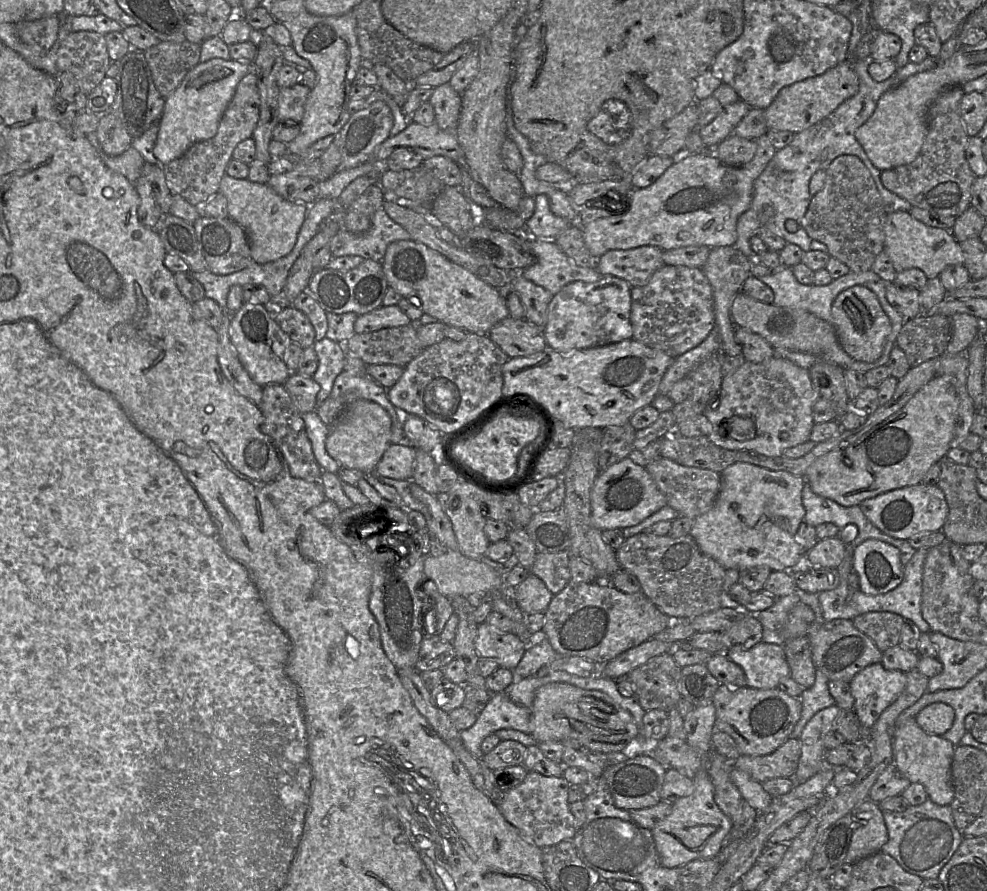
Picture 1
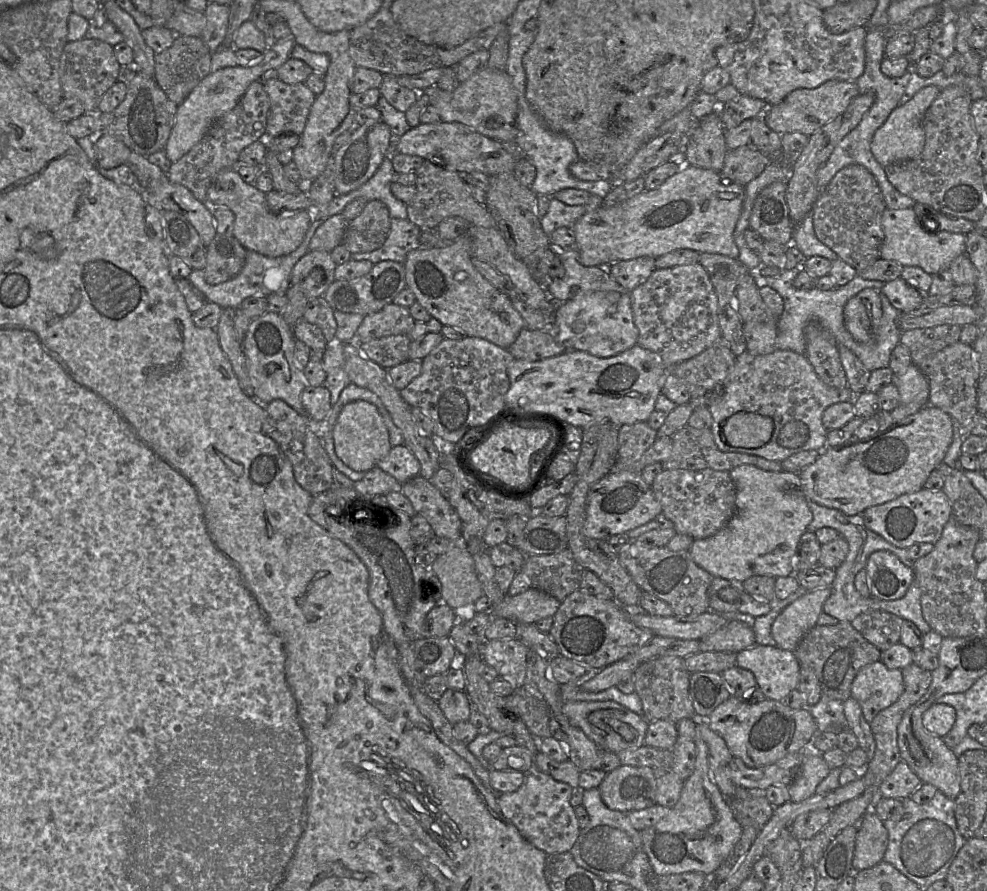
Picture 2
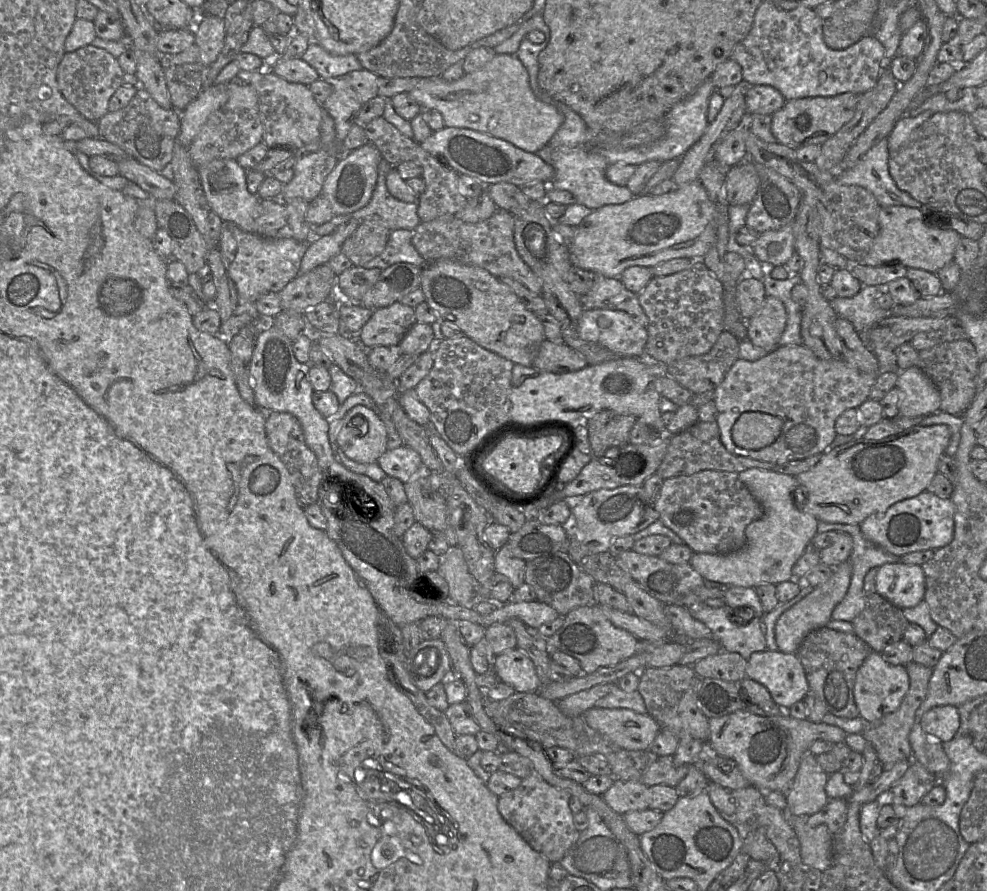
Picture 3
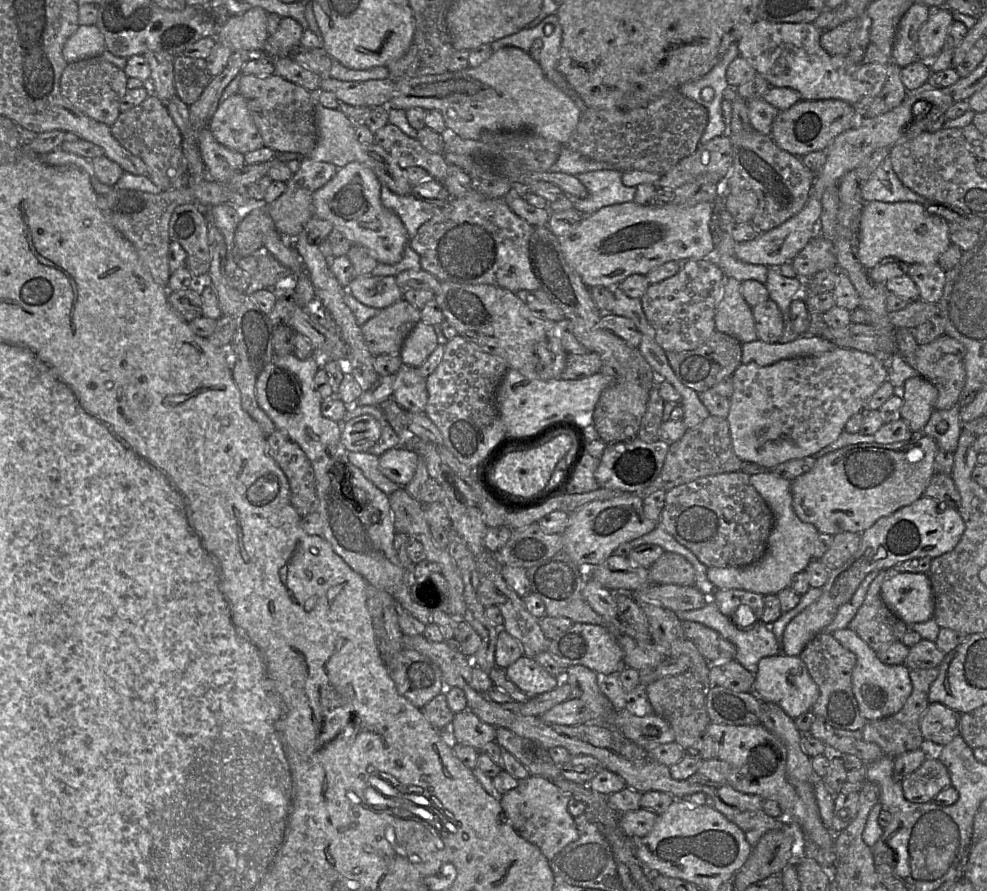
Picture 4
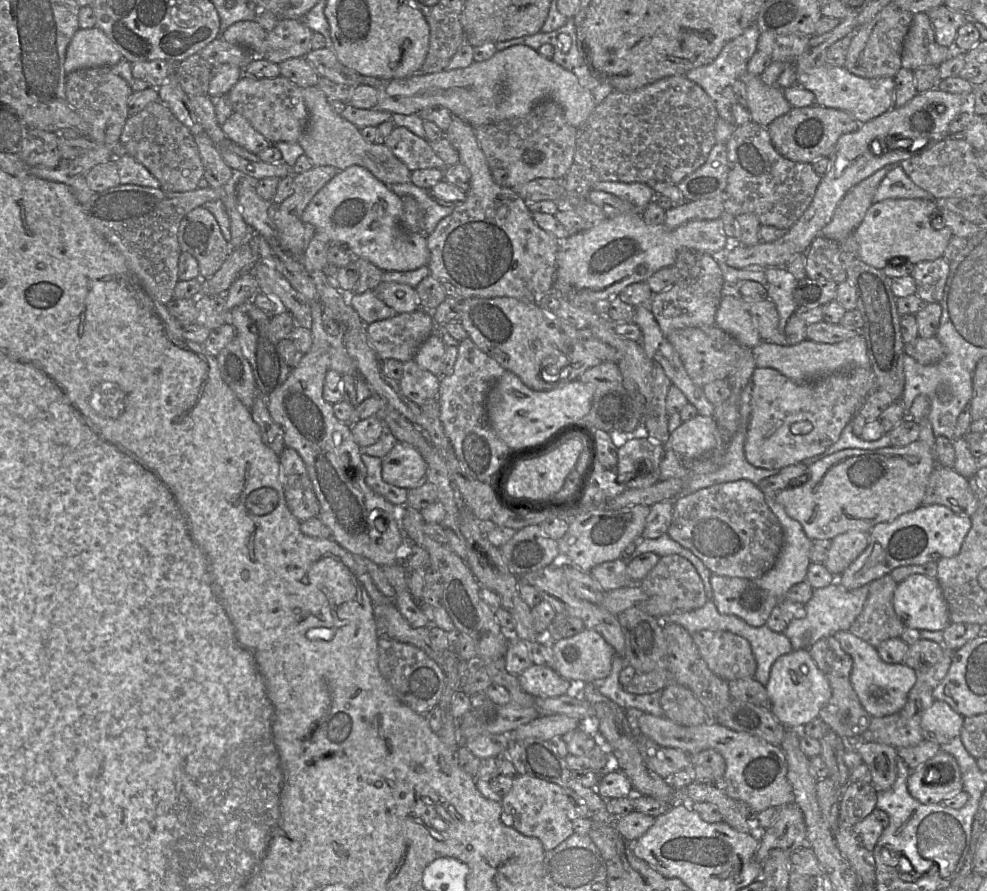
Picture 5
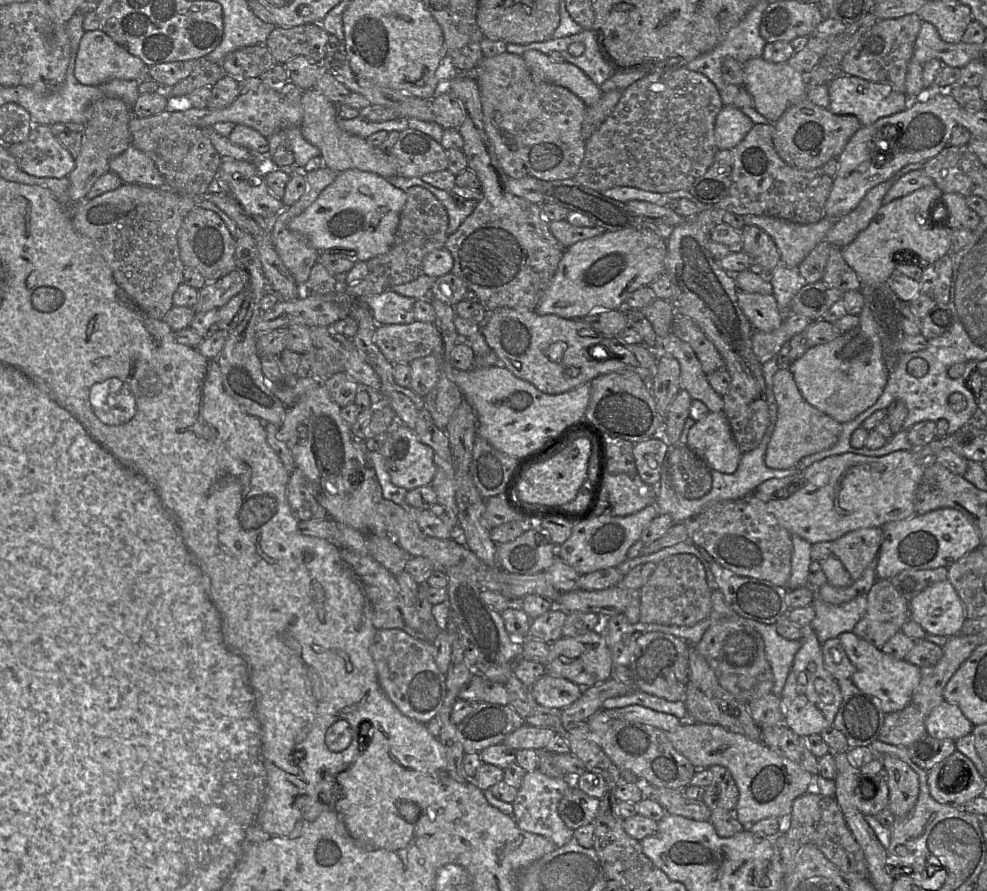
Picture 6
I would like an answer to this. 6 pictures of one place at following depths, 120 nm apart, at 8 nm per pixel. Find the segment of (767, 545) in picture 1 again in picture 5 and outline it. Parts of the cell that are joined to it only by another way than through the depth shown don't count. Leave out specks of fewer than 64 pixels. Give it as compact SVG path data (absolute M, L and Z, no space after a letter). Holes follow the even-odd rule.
M765 495L765 498L767 505L777 516L783 529L783 545L775 565L760 578L753 581L762 589L782 599L793 585L806 580L809 565L812 563L813 541L806 535L802 525L786 513L784 507L776 501L775 496Z

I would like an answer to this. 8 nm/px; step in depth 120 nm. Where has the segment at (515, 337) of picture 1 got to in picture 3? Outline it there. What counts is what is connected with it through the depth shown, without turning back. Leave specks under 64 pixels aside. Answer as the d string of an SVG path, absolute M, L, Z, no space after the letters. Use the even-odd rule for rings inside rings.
M548 339L541 342L533 367L552 373L566 373L580 370L588 365L587 360L565 343L557 344Z

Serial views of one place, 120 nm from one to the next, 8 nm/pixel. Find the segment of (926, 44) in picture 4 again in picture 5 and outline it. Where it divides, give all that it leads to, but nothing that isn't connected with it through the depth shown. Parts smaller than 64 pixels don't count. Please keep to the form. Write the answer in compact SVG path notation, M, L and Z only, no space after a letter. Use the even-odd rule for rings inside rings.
M945 4L931 9L927 14L934 29L935 40L941 46L953 45L958 29L968 21L966 13L951 10Z

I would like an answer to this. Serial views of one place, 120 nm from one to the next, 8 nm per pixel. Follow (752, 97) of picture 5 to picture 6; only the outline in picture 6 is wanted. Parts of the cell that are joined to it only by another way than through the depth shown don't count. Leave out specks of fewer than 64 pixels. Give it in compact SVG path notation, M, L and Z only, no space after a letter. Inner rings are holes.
M761 56L746 62L744 72L744 87L753 97L754 108L771 123L775 123L788 107L806 97L807 76L788 62L772 63Z

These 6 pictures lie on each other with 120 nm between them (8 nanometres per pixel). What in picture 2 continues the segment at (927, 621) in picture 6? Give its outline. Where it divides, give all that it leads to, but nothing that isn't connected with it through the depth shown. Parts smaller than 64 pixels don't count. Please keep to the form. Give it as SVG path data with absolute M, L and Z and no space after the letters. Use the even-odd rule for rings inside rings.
M886 550L873 552L865 570L871 596L882 600L902 598L915 579L914 569Z

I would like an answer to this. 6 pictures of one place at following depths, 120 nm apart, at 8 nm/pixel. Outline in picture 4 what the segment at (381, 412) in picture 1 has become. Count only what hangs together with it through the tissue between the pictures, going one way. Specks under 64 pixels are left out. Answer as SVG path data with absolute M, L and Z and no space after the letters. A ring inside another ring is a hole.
M362 414L342 424L341 441L348 451L369 453L381 434L379 422L370 414Z

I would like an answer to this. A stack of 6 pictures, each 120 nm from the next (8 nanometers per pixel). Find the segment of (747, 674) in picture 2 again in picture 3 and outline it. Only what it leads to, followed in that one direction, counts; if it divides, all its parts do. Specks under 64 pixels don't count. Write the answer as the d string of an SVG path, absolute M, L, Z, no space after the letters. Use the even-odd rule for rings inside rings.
M745 677L740 682L740 687L745 708L749 712L763 717L776 716L784 712L760 683Z

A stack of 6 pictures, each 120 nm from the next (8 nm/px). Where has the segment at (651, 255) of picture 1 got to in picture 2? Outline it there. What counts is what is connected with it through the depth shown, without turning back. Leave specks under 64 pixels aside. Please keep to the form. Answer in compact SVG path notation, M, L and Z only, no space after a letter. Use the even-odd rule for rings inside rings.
M647 256L619 261L607 267L613 279L629 292L645 283L655 269L655 259Z

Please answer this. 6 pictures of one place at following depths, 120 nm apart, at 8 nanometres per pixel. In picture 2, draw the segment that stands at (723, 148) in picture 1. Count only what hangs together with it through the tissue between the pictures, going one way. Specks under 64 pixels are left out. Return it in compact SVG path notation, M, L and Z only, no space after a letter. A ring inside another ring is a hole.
M749 144L728 150L721 174L727 182L746 186L763 172L769 162L767 155Z

